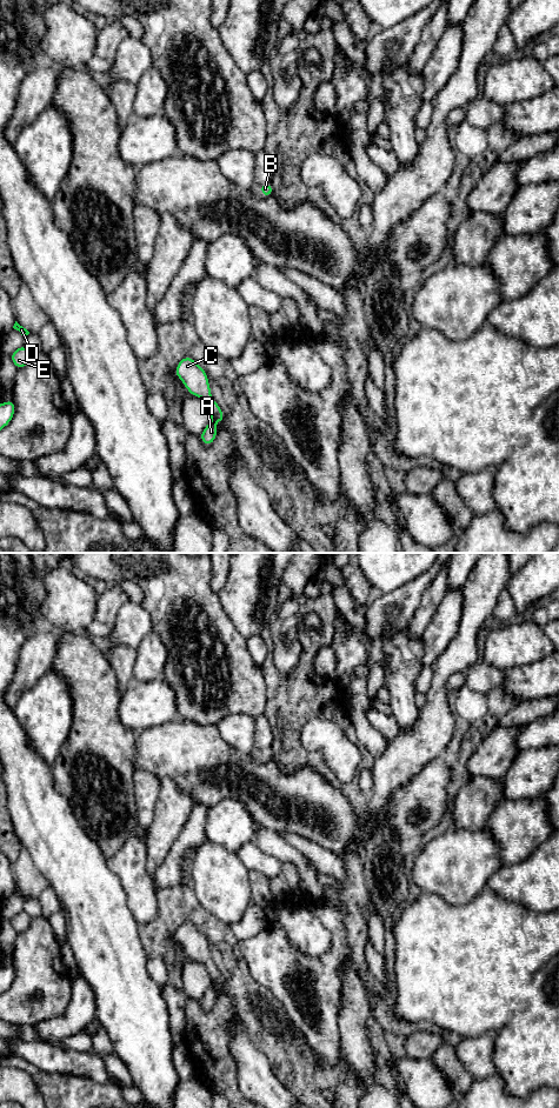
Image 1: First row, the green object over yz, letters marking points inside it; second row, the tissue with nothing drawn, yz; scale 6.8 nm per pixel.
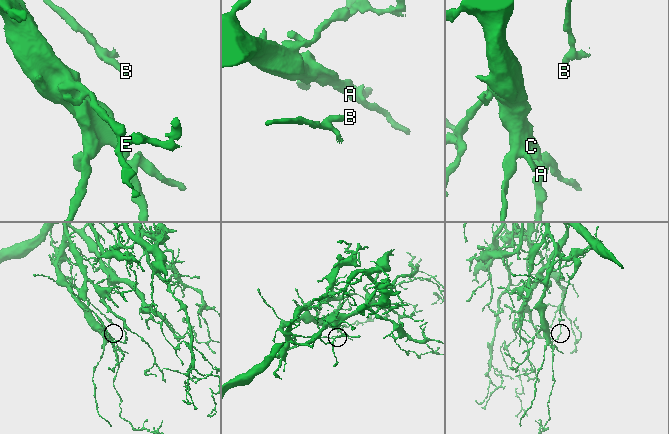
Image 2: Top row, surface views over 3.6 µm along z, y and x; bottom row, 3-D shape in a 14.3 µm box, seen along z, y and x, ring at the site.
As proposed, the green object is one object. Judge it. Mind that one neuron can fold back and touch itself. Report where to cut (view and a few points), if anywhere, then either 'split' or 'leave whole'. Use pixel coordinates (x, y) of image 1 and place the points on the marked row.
no cut; leave whole

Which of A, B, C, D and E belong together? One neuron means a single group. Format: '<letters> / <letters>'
A B C D E

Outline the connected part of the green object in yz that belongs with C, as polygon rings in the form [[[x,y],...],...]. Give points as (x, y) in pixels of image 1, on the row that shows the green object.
[[[185,356],[179,361],[175,368],[175,375],[184,382],[191,395],[206,400],[207,408],[211,413],[211,421],[199,436],[206,446],[211,446],[218,433],[218,427],[214,421],[219,420],[225,423],[225,418],[219,405],[211,395],[207,374],[192,358]]]

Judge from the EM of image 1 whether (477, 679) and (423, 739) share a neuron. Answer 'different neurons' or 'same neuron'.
different neurons

